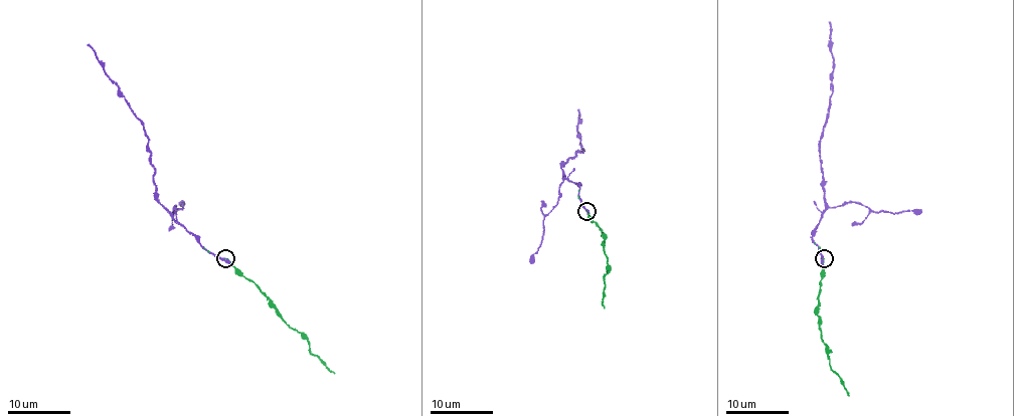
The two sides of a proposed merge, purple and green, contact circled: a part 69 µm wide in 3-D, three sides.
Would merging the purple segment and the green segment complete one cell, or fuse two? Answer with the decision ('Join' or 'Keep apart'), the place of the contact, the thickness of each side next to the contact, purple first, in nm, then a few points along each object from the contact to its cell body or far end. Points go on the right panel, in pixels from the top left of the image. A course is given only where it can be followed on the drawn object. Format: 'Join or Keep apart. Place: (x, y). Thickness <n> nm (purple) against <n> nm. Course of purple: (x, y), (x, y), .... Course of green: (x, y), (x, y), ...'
Join. Place: (824, 258). Thickness 480 nm (purple) against 90 nm. Course of purple: (823, 258), (812, 238), (826, 207), (819, 142), (832, 91), (830, 77), (834, 65), (829, 22). Course of green: (823, 258), (818, 323), (829, 365), (849, 396)

